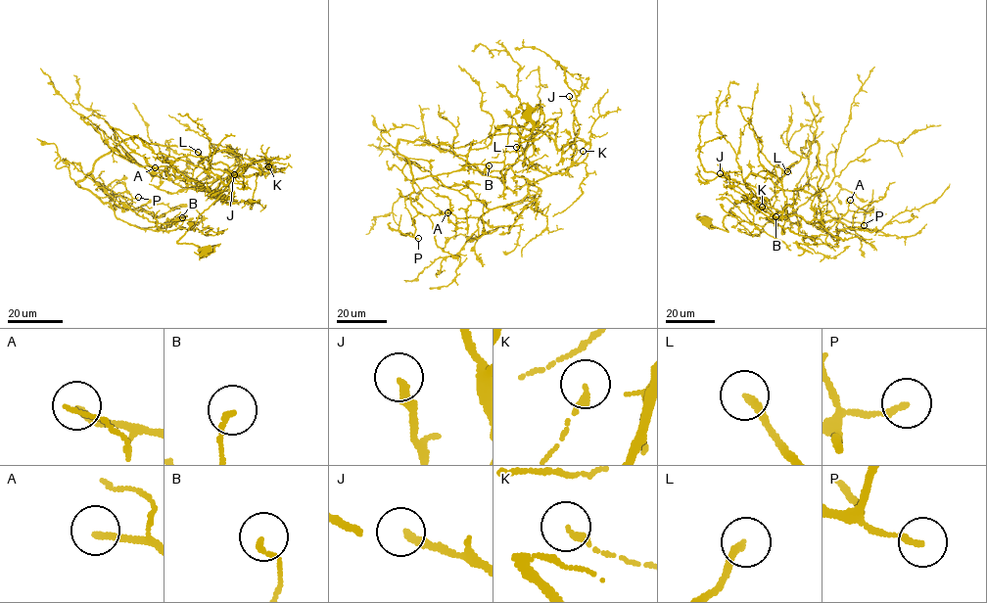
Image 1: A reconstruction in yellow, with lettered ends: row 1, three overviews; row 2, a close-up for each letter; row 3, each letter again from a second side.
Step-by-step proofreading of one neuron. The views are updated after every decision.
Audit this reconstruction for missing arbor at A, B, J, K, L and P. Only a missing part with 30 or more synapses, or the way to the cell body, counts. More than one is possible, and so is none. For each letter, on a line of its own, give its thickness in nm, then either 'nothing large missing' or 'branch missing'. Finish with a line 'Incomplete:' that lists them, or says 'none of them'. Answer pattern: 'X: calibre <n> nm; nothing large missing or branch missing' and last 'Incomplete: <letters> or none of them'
A: calibre 190 nm; branch missing
B: calibre 140 nm; nothing large missing
J: calibre 240 nm; branch missing
K: calibre 130 nm; nothing large missing
L: calibre 220 nm; branch missing
P: calibre 170 nm; nothing large missing
Incomplete: A, J, L

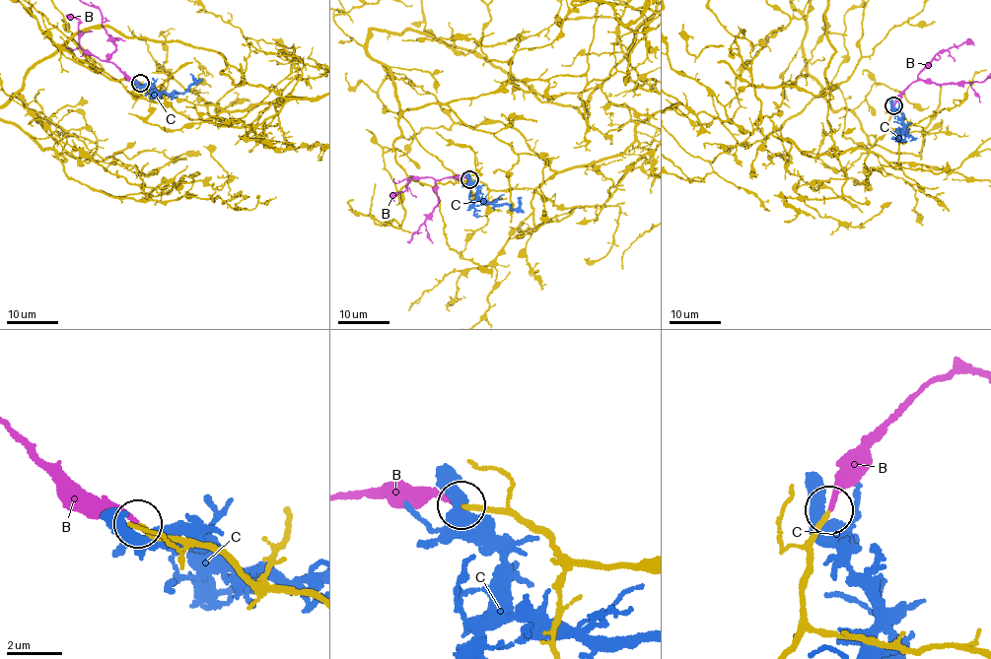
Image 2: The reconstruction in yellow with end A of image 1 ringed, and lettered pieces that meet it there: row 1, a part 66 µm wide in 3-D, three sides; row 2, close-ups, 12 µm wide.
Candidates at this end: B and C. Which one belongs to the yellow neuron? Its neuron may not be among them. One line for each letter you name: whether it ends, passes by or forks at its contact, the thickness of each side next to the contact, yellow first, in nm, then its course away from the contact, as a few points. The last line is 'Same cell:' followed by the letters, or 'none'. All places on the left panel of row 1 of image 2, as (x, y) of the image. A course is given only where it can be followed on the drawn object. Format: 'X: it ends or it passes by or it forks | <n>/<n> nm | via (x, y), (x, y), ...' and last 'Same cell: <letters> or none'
B: it ends | 200/170 nm
Same cell: B

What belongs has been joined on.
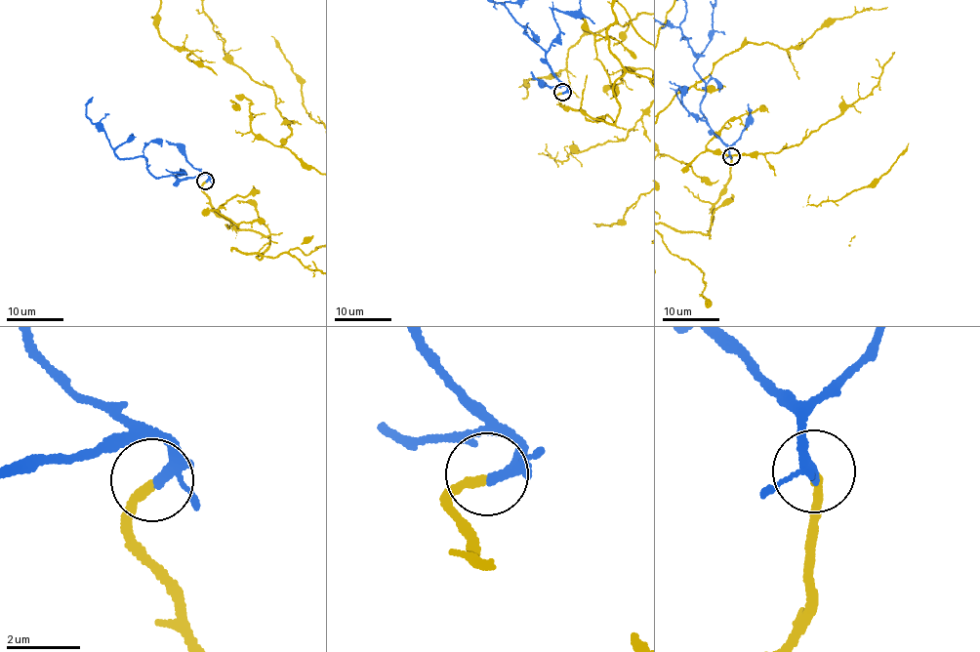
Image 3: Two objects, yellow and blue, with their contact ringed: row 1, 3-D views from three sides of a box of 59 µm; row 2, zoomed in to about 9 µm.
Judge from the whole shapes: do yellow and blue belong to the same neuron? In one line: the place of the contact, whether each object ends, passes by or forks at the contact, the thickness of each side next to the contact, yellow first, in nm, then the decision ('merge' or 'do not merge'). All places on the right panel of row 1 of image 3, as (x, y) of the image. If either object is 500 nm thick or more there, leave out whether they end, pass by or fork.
(731, 156) | yellow ends | blue passes by | 240/220 nm | merge

